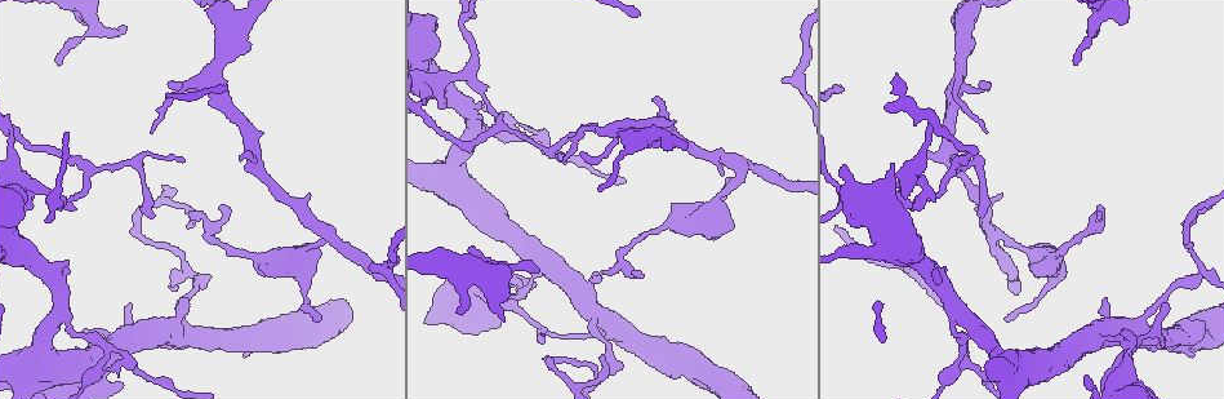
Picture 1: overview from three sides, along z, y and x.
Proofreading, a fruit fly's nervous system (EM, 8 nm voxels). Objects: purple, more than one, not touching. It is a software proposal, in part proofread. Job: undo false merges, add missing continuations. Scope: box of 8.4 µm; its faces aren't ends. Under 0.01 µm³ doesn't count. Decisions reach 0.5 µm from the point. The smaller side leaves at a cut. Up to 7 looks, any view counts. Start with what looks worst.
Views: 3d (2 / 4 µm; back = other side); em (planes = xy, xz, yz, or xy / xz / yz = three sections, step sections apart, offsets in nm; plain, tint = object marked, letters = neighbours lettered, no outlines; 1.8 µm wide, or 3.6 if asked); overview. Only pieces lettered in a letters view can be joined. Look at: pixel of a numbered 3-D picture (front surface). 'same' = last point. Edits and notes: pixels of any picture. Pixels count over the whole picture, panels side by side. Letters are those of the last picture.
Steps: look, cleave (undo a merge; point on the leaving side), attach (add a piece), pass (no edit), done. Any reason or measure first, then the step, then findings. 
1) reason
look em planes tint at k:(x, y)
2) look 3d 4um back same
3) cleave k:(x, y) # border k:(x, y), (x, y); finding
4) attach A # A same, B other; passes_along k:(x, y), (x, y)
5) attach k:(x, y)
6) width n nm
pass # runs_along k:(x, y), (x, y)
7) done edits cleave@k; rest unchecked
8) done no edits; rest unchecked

thick turns thin
look 3d 4um back at 1:(509, 304)

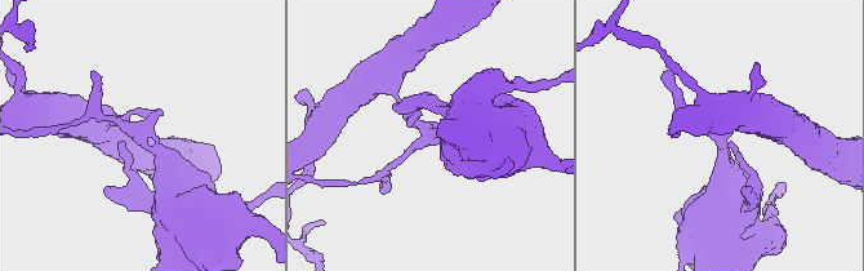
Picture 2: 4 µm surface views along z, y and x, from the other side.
arms 3; now the EM
look em planes tint at 2:(137, 133)

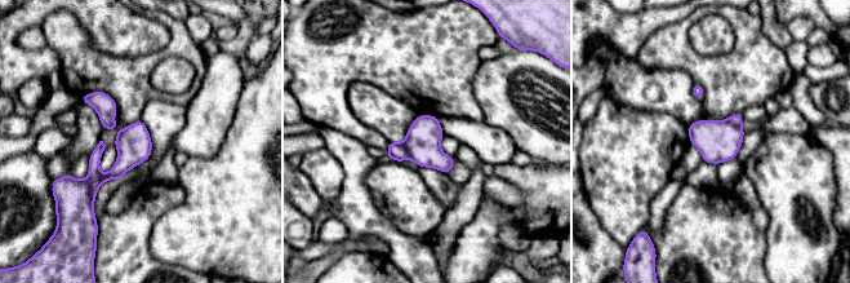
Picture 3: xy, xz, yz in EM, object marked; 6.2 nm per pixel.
see the neighbours
look em planes letters same

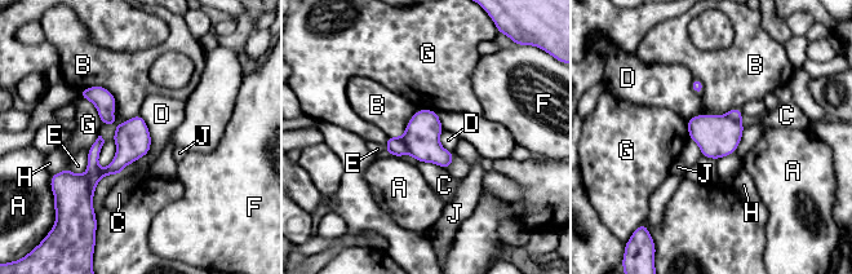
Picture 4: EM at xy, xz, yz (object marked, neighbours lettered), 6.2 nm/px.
cleave 4:(94, 150) # A other, B other, C other, D other, E other, F other, G other, H other, J other; a second cell is stuck on

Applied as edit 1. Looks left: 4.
look overview

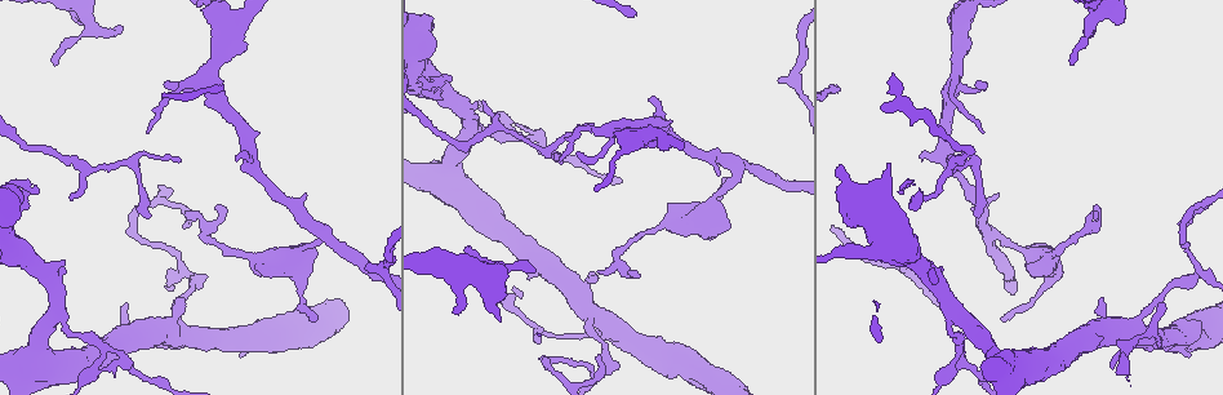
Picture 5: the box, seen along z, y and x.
branch stops here
look em xz step 4 tint at 5:(651, 100)

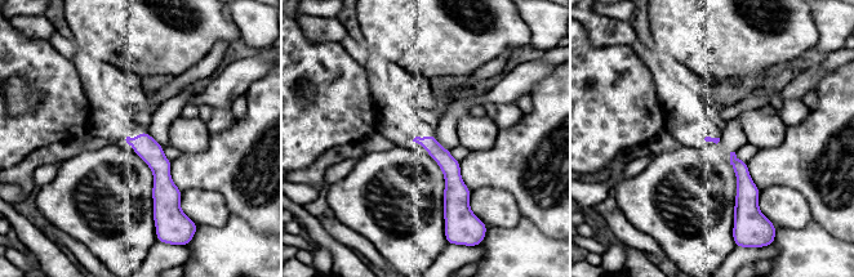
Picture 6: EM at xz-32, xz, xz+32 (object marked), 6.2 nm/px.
another direction
look em planes letters same

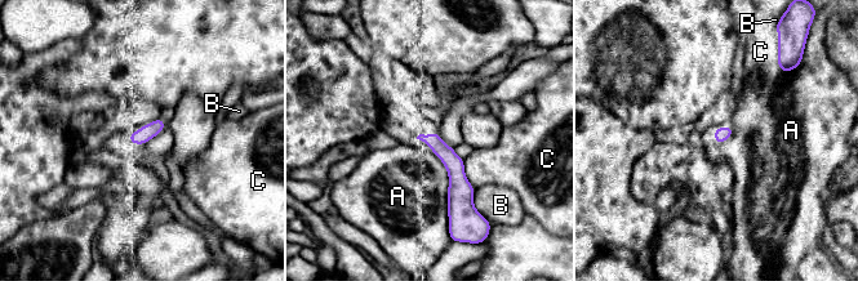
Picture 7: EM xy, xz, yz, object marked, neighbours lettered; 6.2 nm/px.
pass # A other, B other, C other; border 7:(426, 146), (447, 170), (449, 226); no lettered piece goes on from it

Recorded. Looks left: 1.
free end
look em xz step 16 letters at 5:(997, 194)

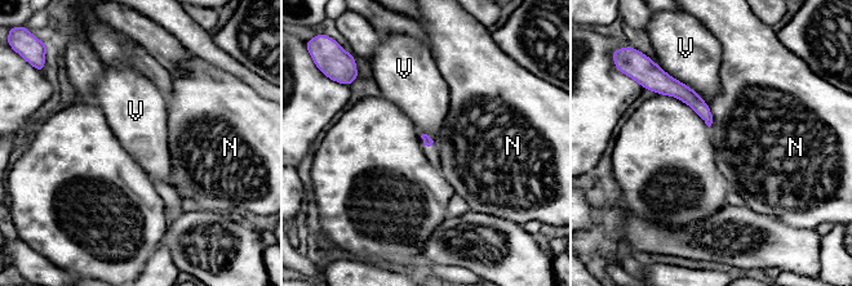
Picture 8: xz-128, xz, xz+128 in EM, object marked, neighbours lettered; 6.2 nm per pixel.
pass # N other, V other; runs_along 8:(662, 92), (683, 92), (709, 120); no lettered piece goes on from it

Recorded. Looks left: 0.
done edits cleave@4; rest unchecked

